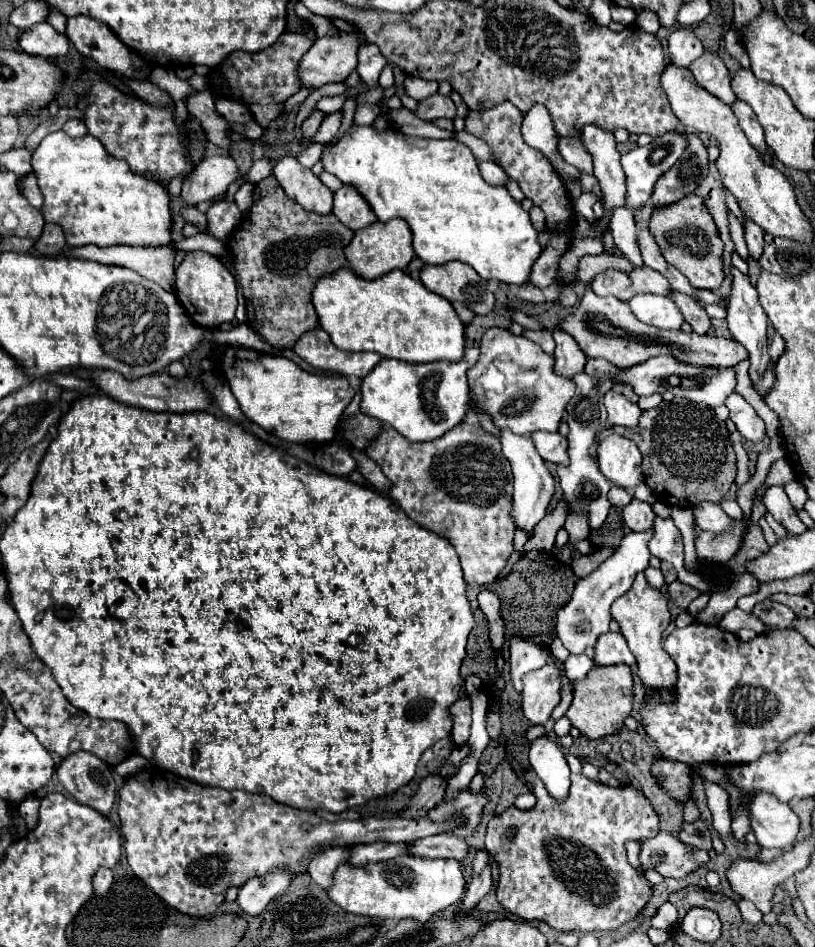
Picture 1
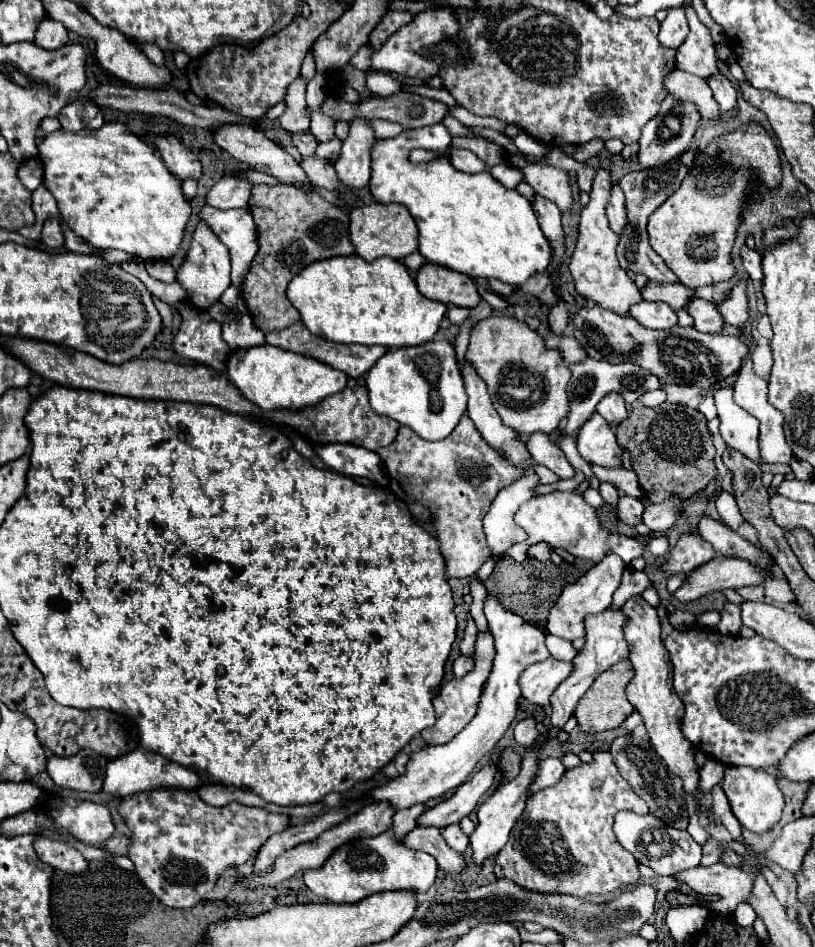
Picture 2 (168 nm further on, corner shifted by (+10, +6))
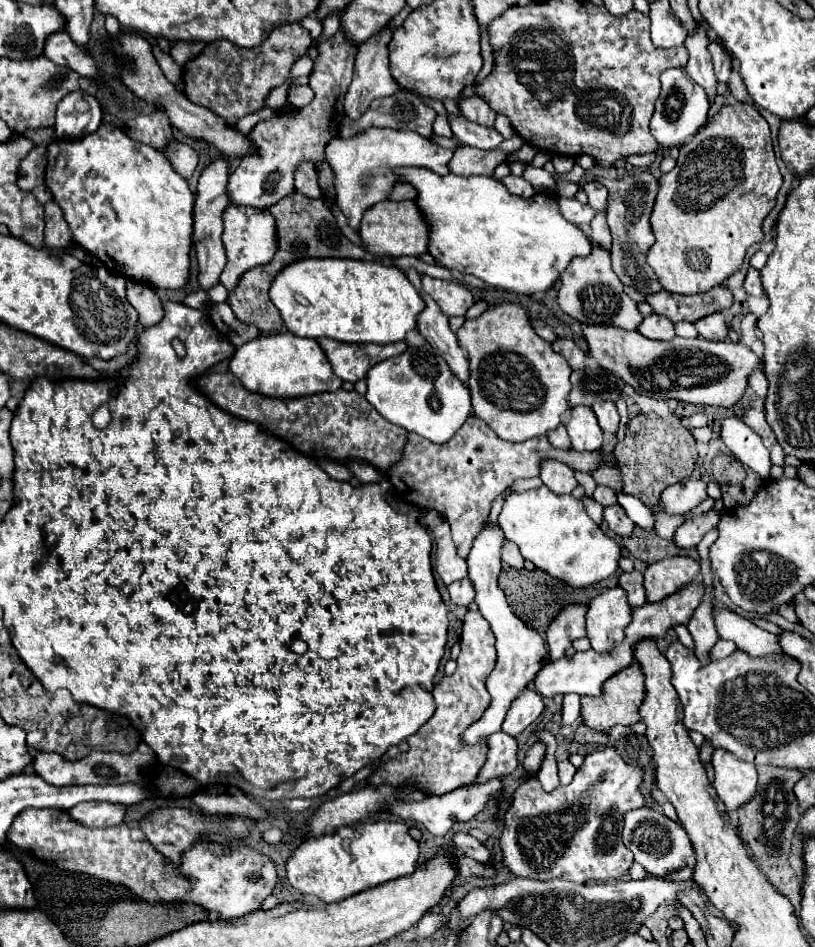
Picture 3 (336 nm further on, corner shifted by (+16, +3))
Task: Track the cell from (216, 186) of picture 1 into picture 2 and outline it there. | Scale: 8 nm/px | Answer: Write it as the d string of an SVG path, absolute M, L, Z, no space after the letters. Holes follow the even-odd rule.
M174 134L156 136L154 138L154 144L160 150L162 160L166 162L166 166L176 176L180 176L182 180L184 178L190 178L190 176L194 176L194 178L200 178L202 176L202 164L200 164L200 160L190 152L190 148L186 148L178 140L178 136L174 136Z

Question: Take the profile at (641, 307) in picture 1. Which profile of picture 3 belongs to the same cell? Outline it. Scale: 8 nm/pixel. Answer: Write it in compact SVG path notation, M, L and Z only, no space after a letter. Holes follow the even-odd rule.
M658 313L646 315L644 321L638 327L638 333L644 335L644 337L648 337L648 339L662 339L662 341L668 341L668 339L676 337L674 323L668 317L658 315Z

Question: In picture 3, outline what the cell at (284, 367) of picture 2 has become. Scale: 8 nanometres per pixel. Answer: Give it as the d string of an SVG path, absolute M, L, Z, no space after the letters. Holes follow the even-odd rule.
M288 331L264 335L238 347L230 361L230 371L242 381L248 391L260 393L264 397L296 399L322 391L338 391L342 387L340 377L336 377L332 365L328 365L328 359L316 341L300 339Z

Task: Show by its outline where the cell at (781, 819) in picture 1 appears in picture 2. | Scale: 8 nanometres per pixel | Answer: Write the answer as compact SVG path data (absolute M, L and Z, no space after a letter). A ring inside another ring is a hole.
M726 766L722 790L730 802L732 814L740 820L740 824L752 832L766 832L770 830L782 816L784 798L776 786L774 776L770 776L762 768L748 768L748 766Z

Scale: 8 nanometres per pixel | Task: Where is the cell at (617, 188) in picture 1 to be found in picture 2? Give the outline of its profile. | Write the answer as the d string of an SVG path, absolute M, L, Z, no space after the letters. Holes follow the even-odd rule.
M598 170L596 178L594 178L592 192L590 192L590 202L582 210L580 236L578 236L576 250L572 254L568 268L574 278L574 288L580 296L584 296L586 300L590 300L602 308L614 310L616 314L630 316L630 306L642 302L642 296L640 296L640 290L636 288L636 284L620 268L618 258L616 258L618 236L610 230L608 218L606 218L606 204L610 200L610 188L612 188L610 172Z

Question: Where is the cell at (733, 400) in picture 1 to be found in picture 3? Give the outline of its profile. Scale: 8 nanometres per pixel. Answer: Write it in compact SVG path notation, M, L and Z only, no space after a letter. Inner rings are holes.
M730 415L720 421L720 439L742 465L750 467L762 479L770 479L770 453L764 449L760 437L740 417Z

